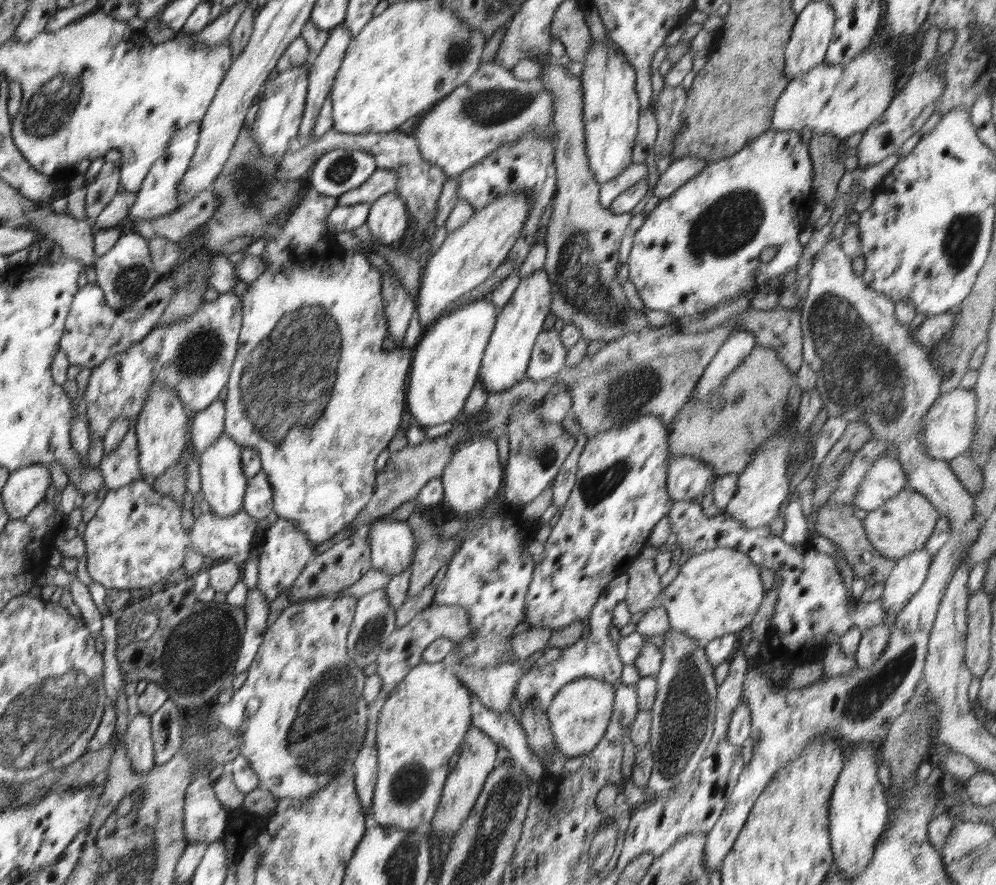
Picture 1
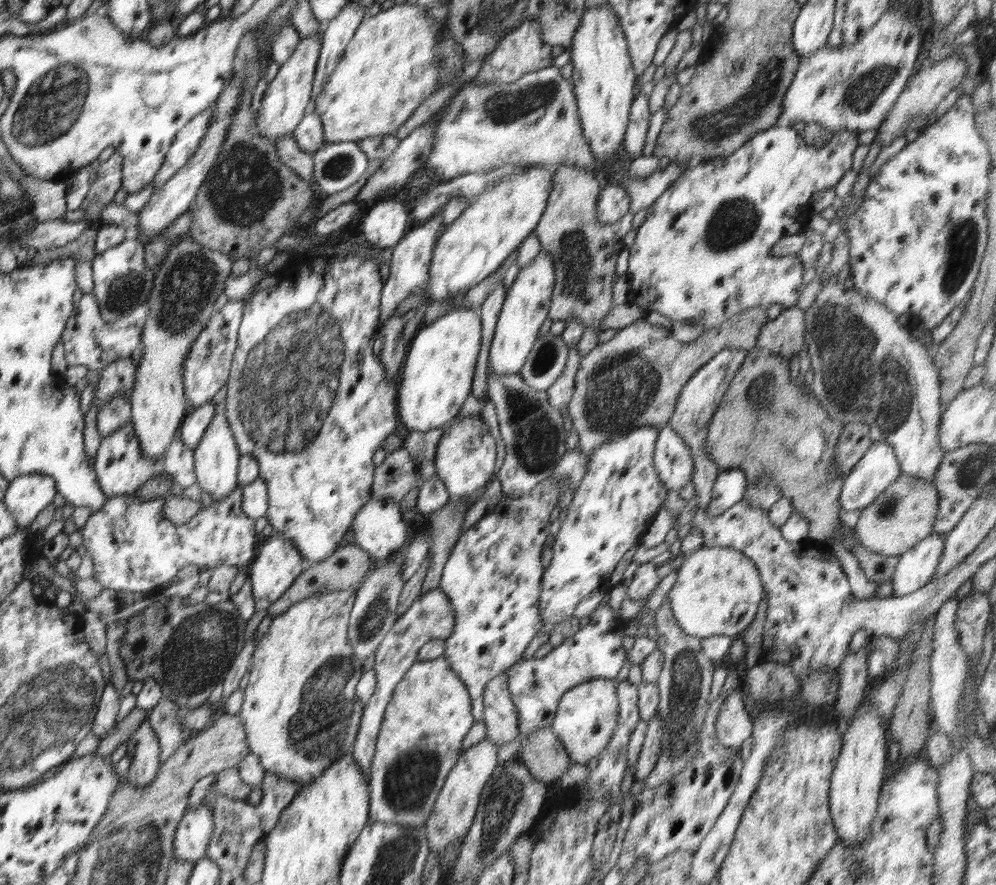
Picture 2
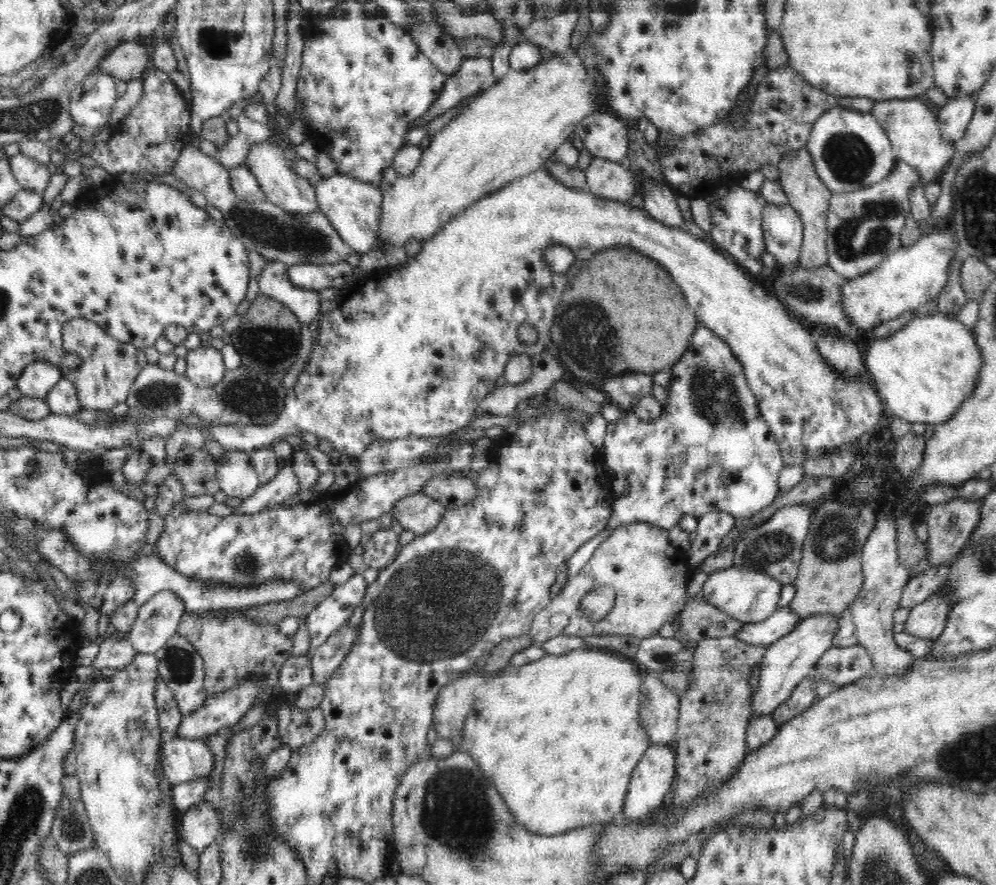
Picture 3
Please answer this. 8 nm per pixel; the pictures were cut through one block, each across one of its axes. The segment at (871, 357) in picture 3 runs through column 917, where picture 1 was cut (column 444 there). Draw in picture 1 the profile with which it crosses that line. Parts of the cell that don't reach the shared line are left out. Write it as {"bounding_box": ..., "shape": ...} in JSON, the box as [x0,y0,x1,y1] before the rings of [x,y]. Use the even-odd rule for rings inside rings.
{"bounding_box":[406,298,497,426],"shape":[[[487,298],[460,306],[425,329],[413,349],[406,406],[420,426],[452,421],[463,412],[466,398],[478,382],[481,360],[494,330],[497,308]]]}

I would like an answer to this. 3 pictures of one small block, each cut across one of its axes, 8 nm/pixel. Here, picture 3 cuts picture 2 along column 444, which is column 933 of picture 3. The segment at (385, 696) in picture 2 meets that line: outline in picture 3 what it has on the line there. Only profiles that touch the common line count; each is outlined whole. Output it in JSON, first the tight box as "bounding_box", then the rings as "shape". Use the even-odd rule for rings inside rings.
{"bounding_box":[904,590,952,639],"shape":[[[941,590],[929,600],[910,609],[909,618],[904,622],[905,632],[920,638],[935,639],[944,632],[950,610],[952,601],[944,590]]]}

